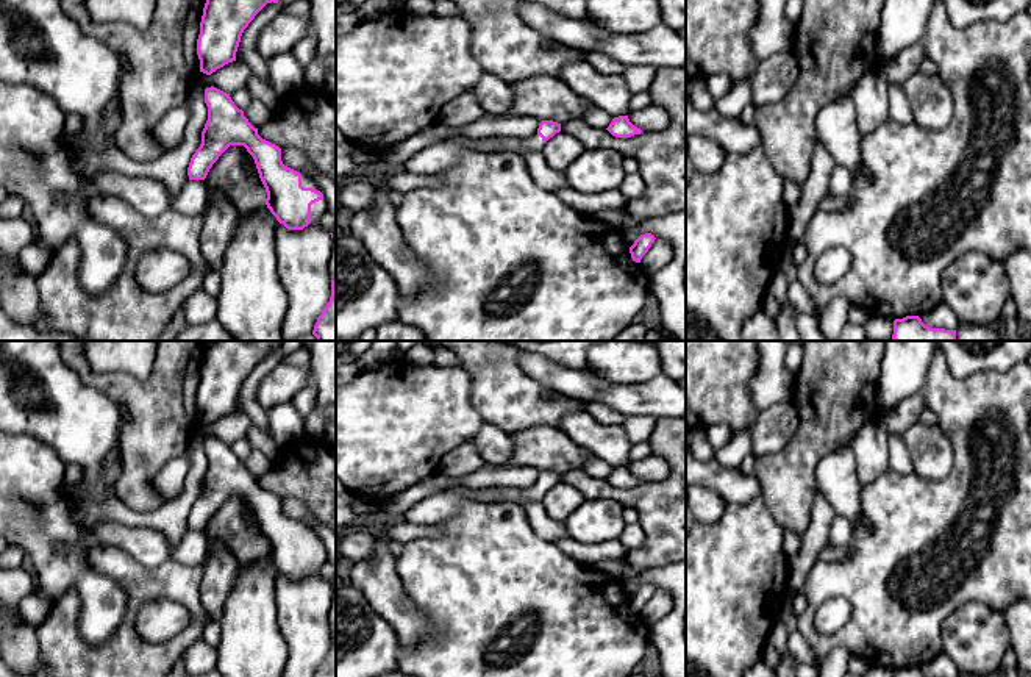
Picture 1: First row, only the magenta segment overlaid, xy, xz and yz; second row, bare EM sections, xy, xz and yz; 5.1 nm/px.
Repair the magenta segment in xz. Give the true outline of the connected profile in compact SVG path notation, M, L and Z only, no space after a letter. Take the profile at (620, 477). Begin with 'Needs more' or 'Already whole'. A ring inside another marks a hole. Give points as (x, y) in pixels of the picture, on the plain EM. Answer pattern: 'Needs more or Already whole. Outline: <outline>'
Already whole. Outline: M628 466L614 467L606 480L615 488L631 488L642 483L640 478L630 472Z

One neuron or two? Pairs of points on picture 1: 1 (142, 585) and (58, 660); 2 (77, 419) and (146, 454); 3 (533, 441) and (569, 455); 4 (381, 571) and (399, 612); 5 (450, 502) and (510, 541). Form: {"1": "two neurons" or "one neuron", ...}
{"1": "one neuron", "2": "two neurons", "3": "one neuron", "4": "one neuron", "5": "two neurons"}

